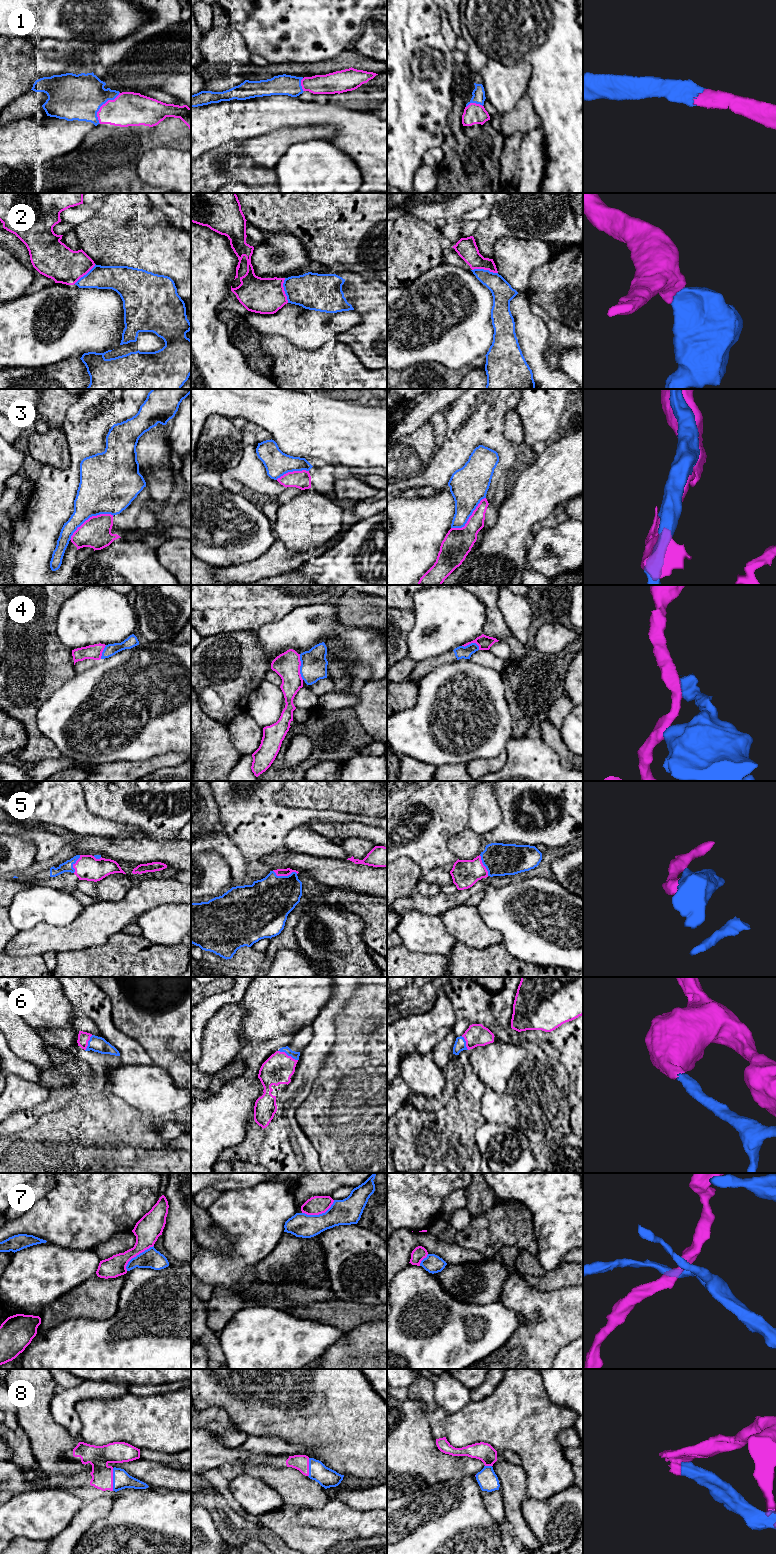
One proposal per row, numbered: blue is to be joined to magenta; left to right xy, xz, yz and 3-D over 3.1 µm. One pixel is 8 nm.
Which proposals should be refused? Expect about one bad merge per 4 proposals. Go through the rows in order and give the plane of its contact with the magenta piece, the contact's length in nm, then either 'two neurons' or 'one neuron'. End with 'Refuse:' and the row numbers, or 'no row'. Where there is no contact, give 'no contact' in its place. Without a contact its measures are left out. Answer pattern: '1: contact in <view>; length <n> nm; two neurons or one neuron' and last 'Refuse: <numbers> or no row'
1: contact in xy; length 300 nm; one neuron
2: contact in yz; length 220 nm; two neurons
3: contact in xy; length 400 nm; one neuron
4: contact in xz; length 220 nm; two neurons
5: contact in xz; length 200 nm; one neuron
6: contact in xz; length 180 nm; one neuron
7: contact in xz; length 280 nm; two neurons
8: contact in xy; length 180 nm; one neuron
Refuse: 2, 4, 7

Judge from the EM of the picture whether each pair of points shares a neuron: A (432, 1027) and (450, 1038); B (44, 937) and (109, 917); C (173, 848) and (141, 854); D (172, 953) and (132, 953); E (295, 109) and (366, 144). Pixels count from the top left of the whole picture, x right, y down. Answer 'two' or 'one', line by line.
A: two
B: one
C: one
D: one
E: one

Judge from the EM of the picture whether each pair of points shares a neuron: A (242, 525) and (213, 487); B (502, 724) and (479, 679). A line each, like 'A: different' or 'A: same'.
A: same
B: same

